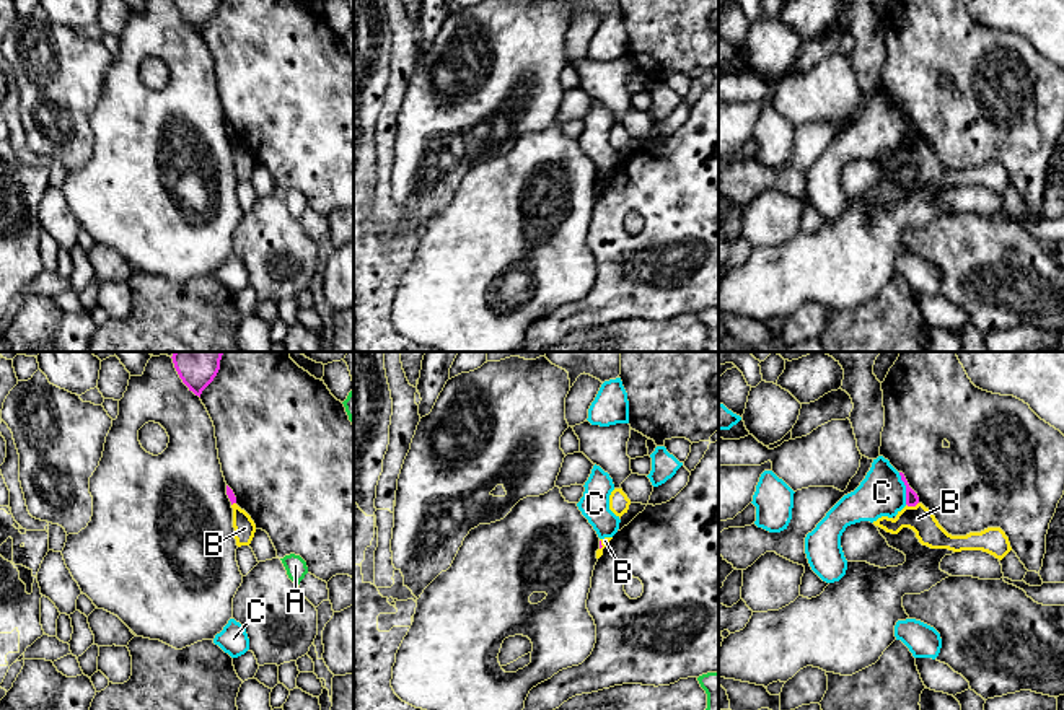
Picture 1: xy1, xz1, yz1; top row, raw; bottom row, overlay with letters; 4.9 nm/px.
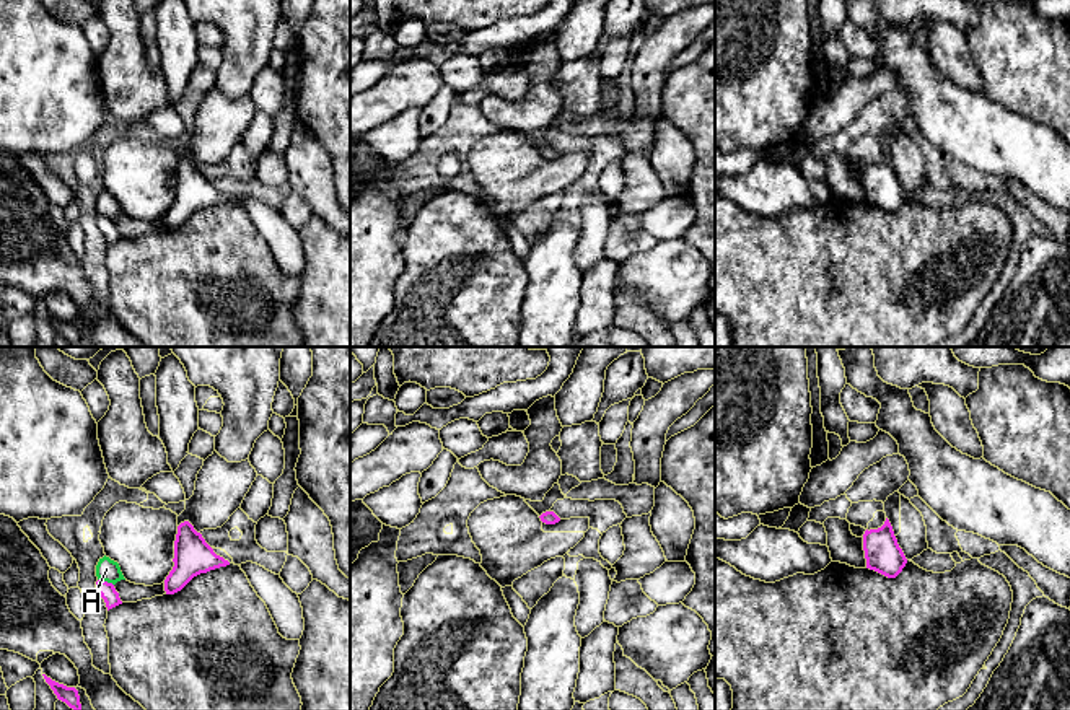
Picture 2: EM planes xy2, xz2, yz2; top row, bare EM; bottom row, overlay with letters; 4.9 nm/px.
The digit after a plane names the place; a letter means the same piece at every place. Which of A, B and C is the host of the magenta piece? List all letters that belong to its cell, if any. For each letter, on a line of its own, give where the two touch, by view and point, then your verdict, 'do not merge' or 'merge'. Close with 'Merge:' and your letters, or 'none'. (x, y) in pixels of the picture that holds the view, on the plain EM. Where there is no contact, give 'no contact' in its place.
A: xy2 (106, 217) | do not merge
B: yz1 (911, 140) | do not merge
C: yz1 (906, 124) | do not merge
Merge: none

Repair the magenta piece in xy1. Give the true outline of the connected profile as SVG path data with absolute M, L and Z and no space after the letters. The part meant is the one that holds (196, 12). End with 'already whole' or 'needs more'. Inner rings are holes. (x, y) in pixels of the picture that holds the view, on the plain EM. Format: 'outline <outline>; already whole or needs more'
outline M174 0L174 3L189 26L200 33L217 11L220 0Z; already whole

